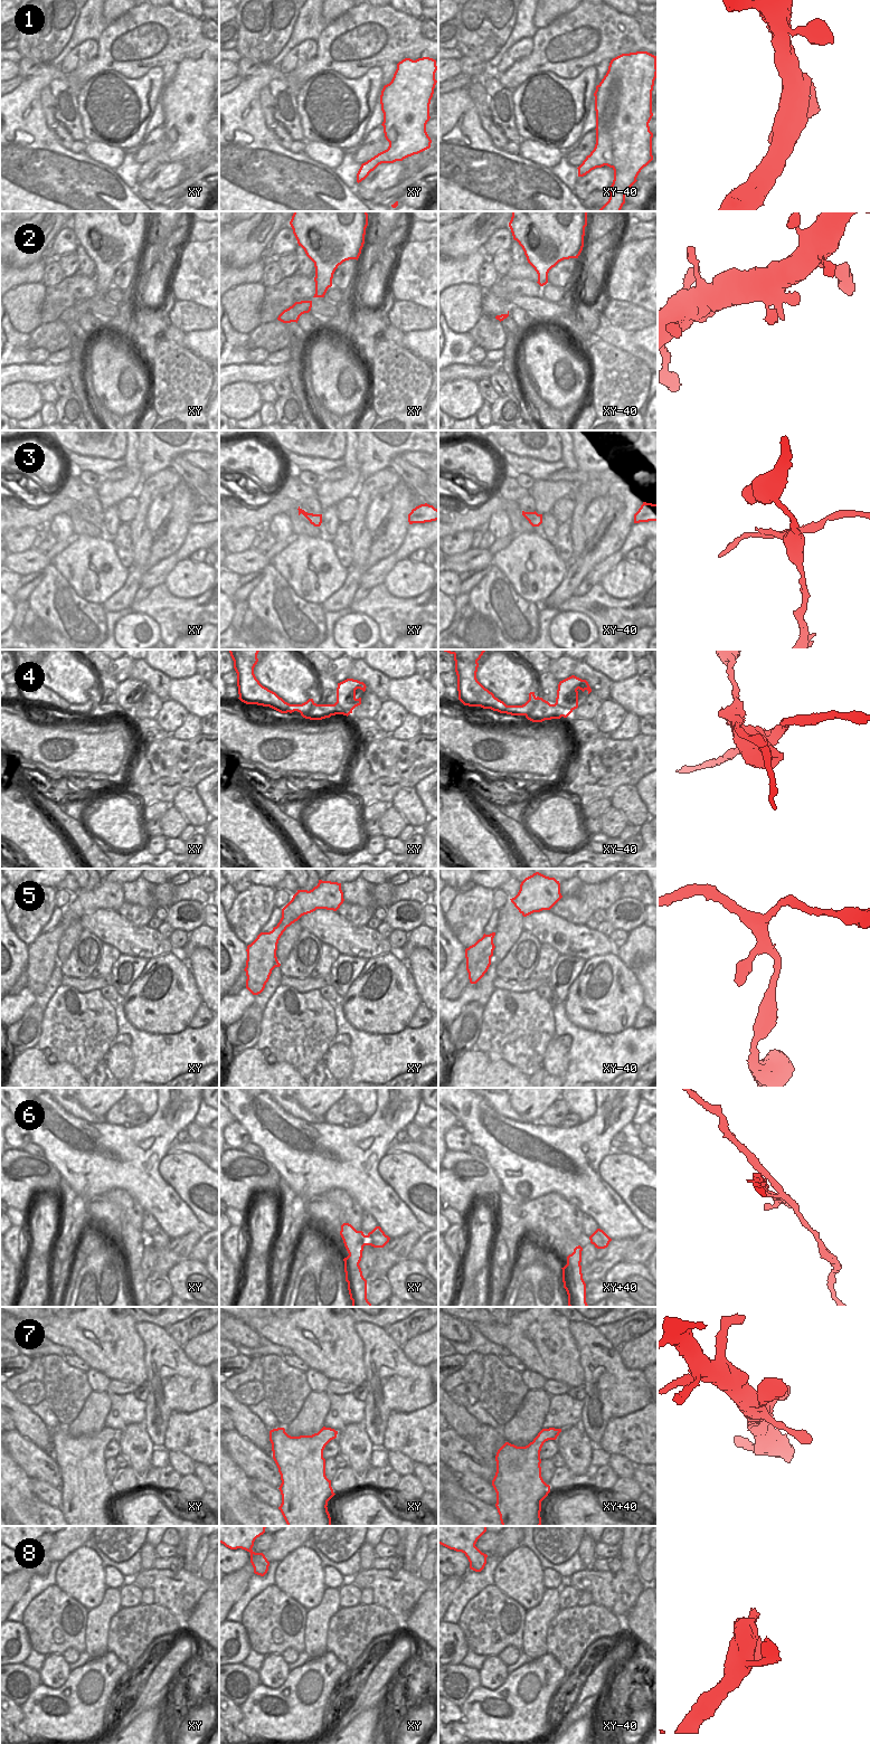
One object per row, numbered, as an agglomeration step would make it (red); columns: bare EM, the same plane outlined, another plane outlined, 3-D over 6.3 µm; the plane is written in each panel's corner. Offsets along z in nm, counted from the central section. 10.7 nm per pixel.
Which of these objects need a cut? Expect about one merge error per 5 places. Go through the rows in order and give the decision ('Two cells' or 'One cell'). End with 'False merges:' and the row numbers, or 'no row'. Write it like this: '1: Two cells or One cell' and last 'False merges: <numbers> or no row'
1: One cell
2: One cell
3: Two cells
4: Two cells
5: One cell
6: Two cells
7: One cell
8: One cell
False merges: 3, 4, 6

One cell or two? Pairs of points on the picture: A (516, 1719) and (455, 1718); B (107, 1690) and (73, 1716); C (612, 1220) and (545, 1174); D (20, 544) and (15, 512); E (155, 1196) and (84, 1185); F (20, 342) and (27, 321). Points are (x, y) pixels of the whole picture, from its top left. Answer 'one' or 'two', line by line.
A: two
B: one
C: one
D: two
E: one
F: two

